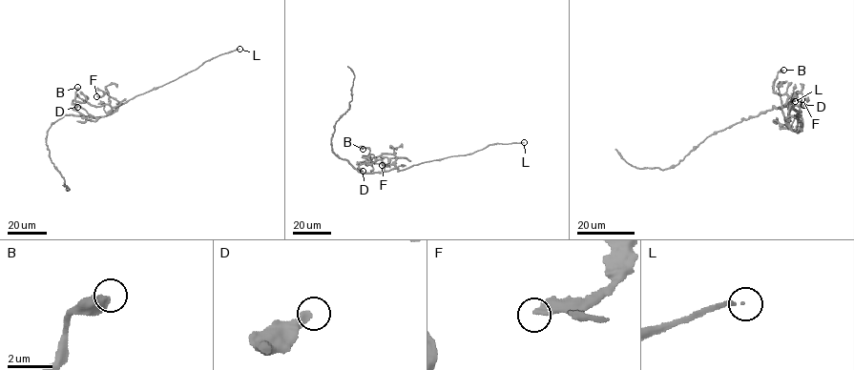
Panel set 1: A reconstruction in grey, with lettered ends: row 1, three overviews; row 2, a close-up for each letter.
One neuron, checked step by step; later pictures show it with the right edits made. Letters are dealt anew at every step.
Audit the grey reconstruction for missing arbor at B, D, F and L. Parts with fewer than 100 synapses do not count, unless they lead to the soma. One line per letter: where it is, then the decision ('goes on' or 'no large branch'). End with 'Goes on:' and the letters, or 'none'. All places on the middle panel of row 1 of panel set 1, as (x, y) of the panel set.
B: (363, 149) | no large branch
D: (363, 171) | no large branch
F: (382, 165) | no large branch
L: (524, 142) | goes on
Goes on: L

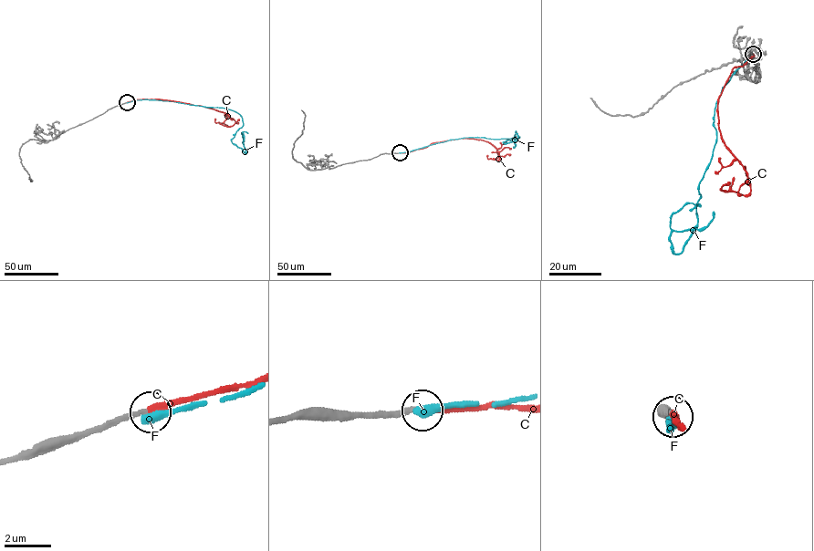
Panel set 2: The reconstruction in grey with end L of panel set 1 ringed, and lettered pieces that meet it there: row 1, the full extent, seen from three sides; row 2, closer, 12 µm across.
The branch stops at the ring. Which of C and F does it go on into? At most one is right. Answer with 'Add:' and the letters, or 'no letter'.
Add: C

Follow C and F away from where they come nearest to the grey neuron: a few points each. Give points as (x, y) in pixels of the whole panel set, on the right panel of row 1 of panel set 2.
C: (753, 54), (734, 67), (719, 98), (721, 138), (750, 190), (722, 190), (728, 182)
F: (753, 54), (715, 103), (716, 140), (698, 185), (696, 224), (675, 254), (671, 216), (695, 204), (689, 210)

